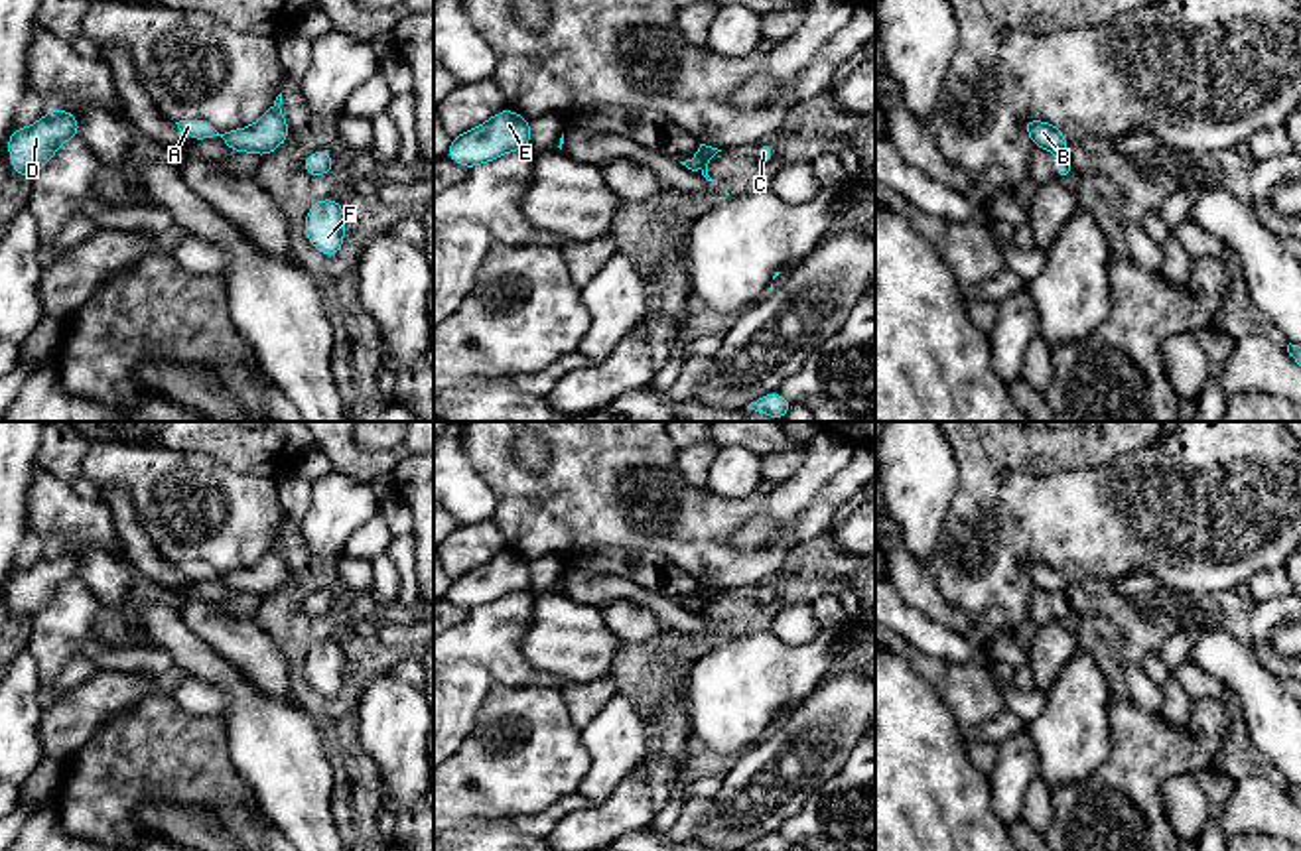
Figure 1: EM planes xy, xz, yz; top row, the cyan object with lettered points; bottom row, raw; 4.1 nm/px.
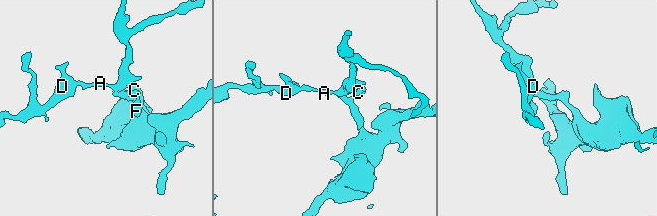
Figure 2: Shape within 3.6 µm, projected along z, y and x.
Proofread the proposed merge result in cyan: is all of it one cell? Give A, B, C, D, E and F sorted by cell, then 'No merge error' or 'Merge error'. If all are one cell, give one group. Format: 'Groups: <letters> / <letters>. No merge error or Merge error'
Groups: A B D E / C F. Merge error

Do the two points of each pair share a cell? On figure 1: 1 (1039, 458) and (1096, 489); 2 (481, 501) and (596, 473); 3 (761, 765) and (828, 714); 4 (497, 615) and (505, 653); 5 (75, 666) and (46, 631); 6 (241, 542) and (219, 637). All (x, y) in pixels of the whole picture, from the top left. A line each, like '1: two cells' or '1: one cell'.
1: two cells
2: two cells
3: one cell
4: one cell
5: two cells
6: two cells

